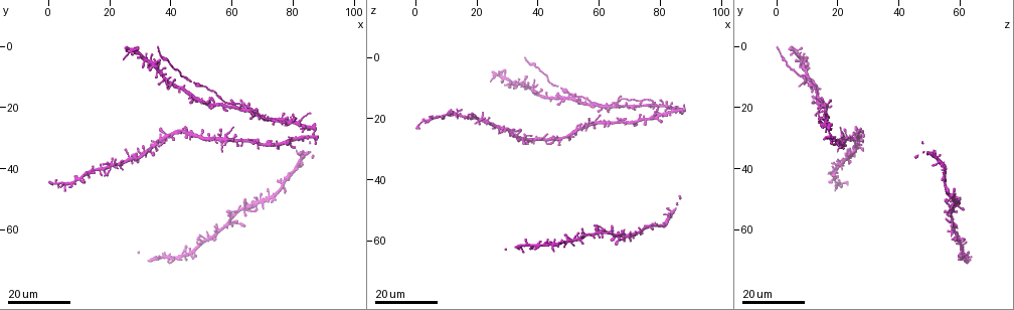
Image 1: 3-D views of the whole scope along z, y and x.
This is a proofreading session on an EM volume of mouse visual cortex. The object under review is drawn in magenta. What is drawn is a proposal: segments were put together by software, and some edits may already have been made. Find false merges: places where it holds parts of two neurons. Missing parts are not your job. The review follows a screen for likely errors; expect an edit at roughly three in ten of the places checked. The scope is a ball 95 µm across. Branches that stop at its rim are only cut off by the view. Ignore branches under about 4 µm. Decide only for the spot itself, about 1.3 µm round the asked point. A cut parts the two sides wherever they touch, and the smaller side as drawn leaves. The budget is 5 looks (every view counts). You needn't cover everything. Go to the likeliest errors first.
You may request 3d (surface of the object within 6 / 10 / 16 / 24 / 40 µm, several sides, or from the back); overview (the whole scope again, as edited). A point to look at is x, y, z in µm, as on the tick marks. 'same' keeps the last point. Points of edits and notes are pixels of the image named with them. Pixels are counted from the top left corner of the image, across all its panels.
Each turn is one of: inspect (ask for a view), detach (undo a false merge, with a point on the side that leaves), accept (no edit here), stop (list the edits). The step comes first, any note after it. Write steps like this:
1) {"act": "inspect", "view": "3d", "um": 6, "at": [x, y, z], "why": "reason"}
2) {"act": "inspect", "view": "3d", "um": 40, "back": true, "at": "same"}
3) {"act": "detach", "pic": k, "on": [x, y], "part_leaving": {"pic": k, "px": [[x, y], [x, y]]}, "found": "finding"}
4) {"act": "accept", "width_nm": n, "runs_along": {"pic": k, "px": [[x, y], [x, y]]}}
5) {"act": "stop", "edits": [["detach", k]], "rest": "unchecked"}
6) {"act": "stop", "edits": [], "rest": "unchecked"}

{"act": "inspect", "view": "3d", "um": 24, "at": [61.0, 20.0, 16.5], "why": "small branch off a trunk"}

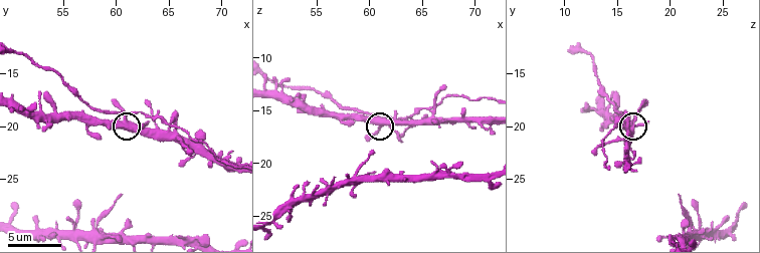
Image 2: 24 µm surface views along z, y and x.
{"act": "inspect", "view": "3d", "um": 6, "at": [60.8, 19.4, 16.2], "why": "closer look"}

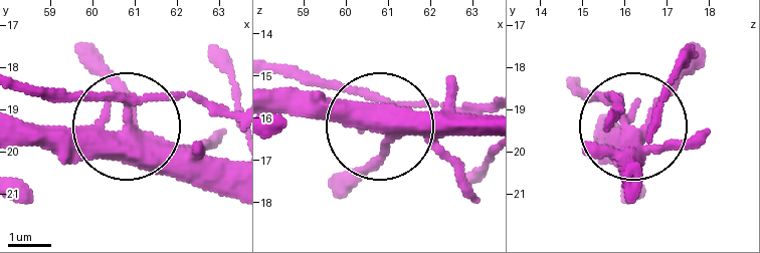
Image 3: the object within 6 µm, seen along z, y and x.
{"act": "accept", "arms": 5, "found": "all the same neuron"}

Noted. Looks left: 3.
{"act": "inspect", "view": "3d", "um": 16, "at": [82.0, 24.5, 16.0], "why": "branch point"}

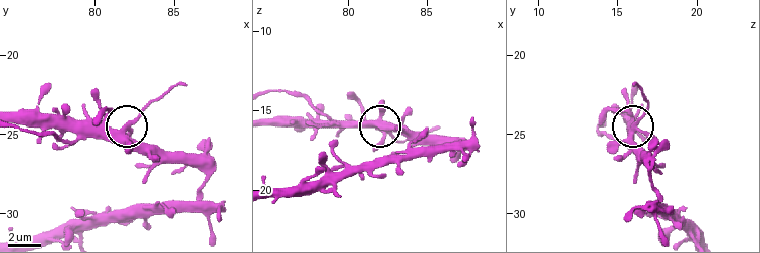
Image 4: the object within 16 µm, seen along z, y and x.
{"act": "inspect", "view": "3d", "um": 10, "at": [81.9, 24.5, 16.0]}

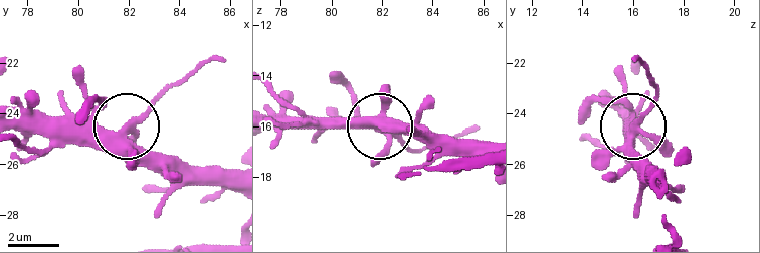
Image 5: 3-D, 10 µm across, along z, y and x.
{"act": "accept", "found": "continuous, no second neuron"}

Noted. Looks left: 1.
{"act": "stop", "edits": [], "rest": "unchecked"}

